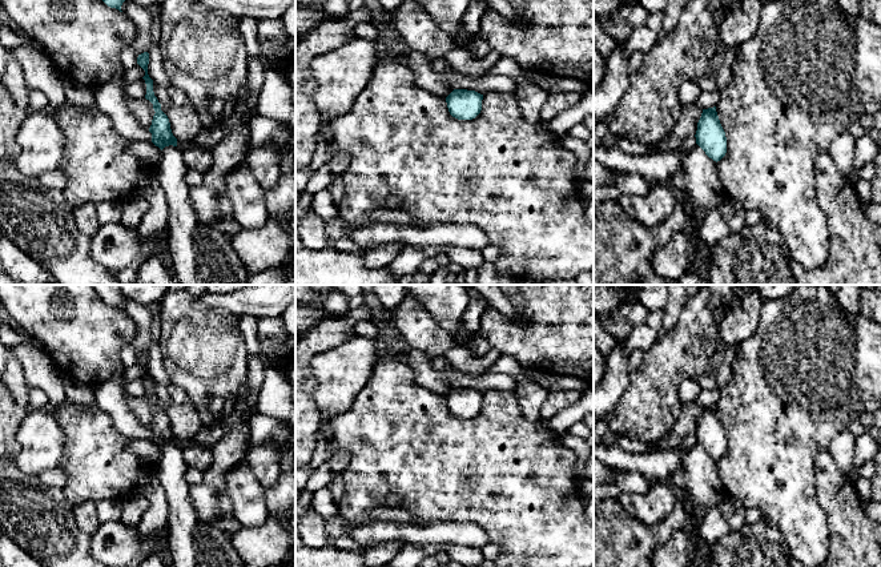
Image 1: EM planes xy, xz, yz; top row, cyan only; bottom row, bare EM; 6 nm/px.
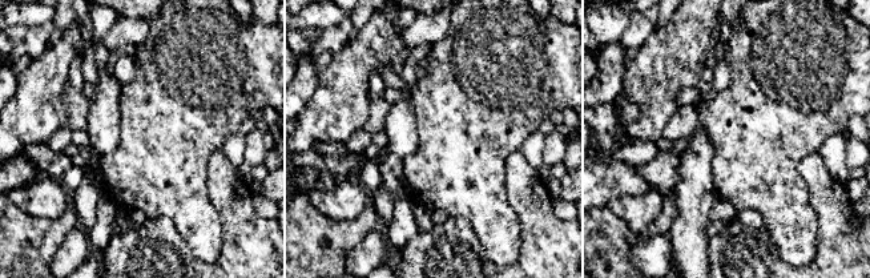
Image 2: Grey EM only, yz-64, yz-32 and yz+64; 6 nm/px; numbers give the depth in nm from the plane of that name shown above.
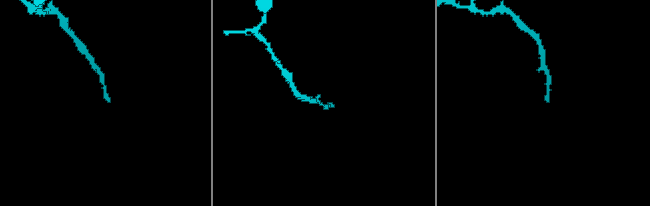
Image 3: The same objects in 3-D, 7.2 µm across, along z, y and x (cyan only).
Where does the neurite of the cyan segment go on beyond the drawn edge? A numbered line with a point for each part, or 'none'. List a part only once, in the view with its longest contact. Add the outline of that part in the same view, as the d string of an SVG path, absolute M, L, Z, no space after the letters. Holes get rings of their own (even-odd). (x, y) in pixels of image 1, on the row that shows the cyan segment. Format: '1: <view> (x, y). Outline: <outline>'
1: yz (703, 188). Outline: M699 145L684 156L681 168L685 170L687 178L685 194L693 209L685 233L692 256L699 256L705 262L708 272L713 248L700 238L700 226L707 212L720 209L727 196L717 176L717 162L709 158Z

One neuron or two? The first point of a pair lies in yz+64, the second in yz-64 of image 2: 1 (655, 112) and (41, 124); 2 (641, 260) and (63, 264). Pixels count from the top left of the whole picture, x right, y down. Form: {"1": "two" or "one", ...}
{"1": "one", "2": "one"}

